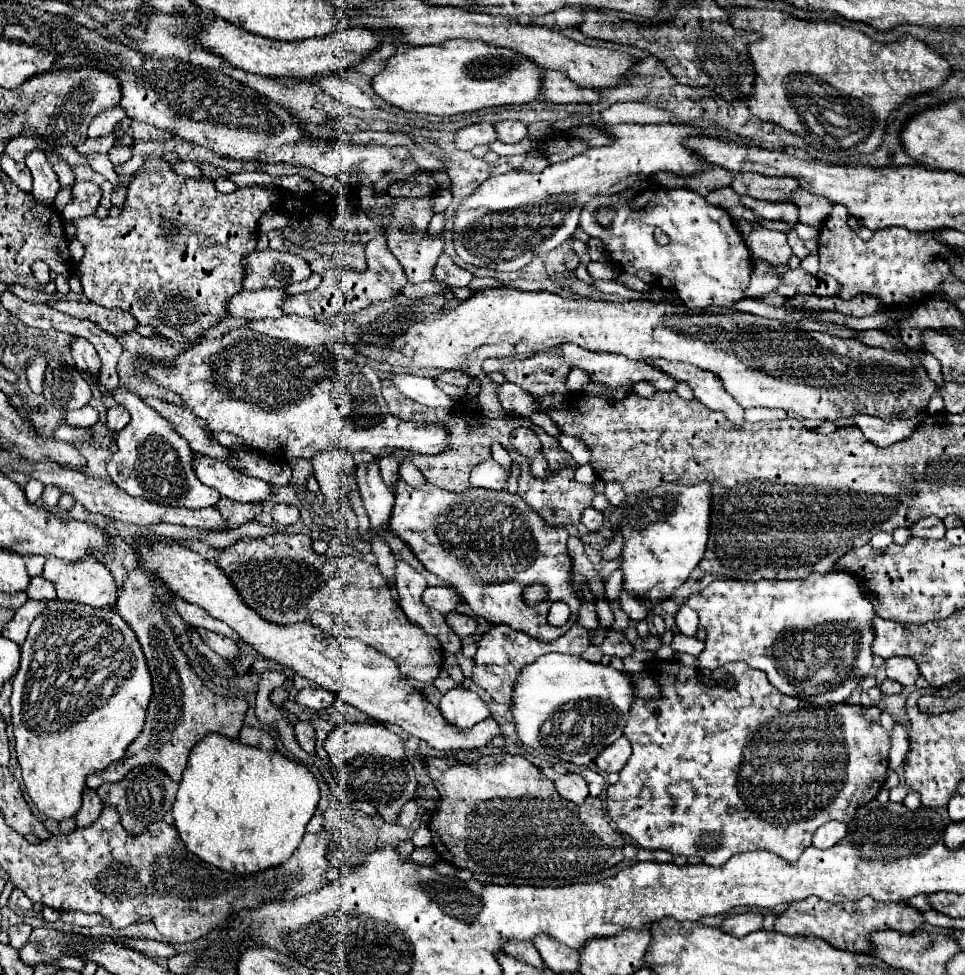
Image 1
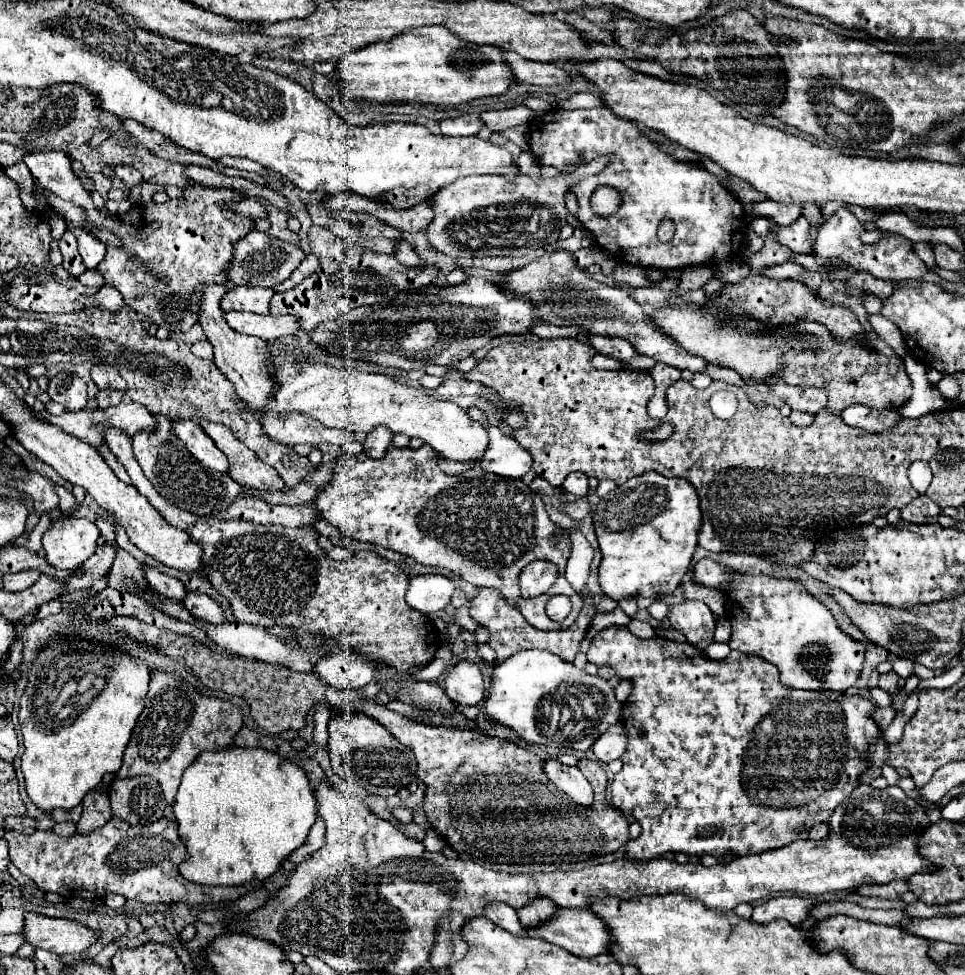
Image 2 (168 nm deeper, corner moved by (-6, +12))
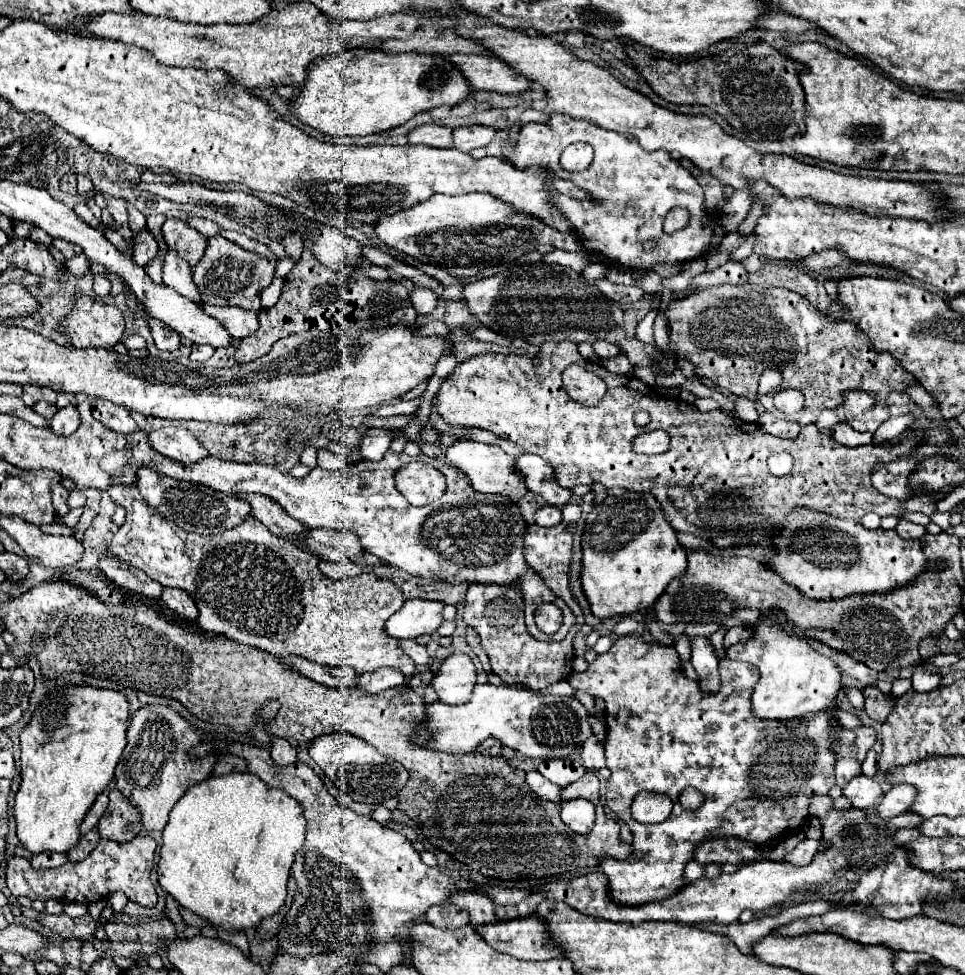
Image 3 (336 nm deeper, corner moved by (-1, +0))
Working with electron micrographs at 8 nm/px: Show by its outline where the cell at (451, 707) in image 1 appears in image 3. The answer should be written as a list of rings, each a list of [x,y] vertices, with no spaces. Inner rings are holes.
[[[454,653],[446,657],[432,679],[432,687],[438,699],[450,705],[462,705],[470,699],[476,685],[476,667],[466,653]]]

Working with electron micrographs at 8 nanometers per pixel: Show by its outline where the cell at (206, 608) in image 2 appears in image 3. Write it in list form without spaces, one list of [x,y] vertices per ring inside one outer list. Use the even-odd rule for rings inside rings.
[[[164,587],[160,601],[162,601],[170,611],[174,611],[174,613],[180,615],[180,617],[186,617],[188,621],[192,621],[192,619],[198,617],[196,603],[194,603],[192,597],[190,597],[186,591],[182,591],[182,589]]]

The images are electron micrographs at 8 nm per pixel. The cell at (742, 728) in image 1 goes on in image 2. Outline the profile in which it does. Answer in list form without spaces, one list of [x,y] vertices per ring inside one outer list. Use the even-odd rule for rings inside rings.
[[[611,625],[593,637],[587,659],[595,665],[607,663],[615,669],[619,677],[631,677],[633,681],[633,693],[623,705],[623,725],[627,729],[629,743],[625,755],[621,757],[623,769],[611,781],[611,801],[615,809],[619,809],[623,815],[631,815],[641,823],[639,839],[625,845],[627,853],[635,859],[655,859],[667,851],[685,855],[709,853],[717,859],[725,855],[761,855],[765,851],[785,847],[797,839],[809,839],[809,829],[819,821],[827,821],[835,807],[839,807],[839,803],[843,803],[843,799],[847,799],[847,795],[851,795],[851,791],[859,785],[859,777],[871,765],[869,749],[877,743],[877,735],[881,733],[877,721],[873,719],[875,705],[869,699],[863,699],[859,695],[849,697],[837,691],[801,691],[783,687],[783,683],[779,683],[779,669],[775,665],[763,661],[761,657],[745,655],[741,651],[731,651],[725,659],[713,661],[689,643],[677,643],[665,637],[639,639],[627,627]]]

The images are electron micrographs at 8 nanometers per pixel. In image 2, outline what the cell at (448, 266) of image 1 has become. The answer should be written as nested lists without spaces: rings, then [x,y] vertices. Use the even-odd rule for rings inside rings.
[[[311,227],[309,231],[311,251],[319,257],[319,269],[301,281],[297,287],[277,293],[271,299],[271,315],[297,315],[301,319],[303,331],[313,331],[319,323],[331,321],[341,313],[347,313],[355,307],[373,305],[385,297],[395,295],[397,291],[409,287],[423,287],[433,283],[439,277],[437,267],[405,267],[397,261],[397,255],[379,255],[363,247],[349,249],[345,241],[321,227]]]

